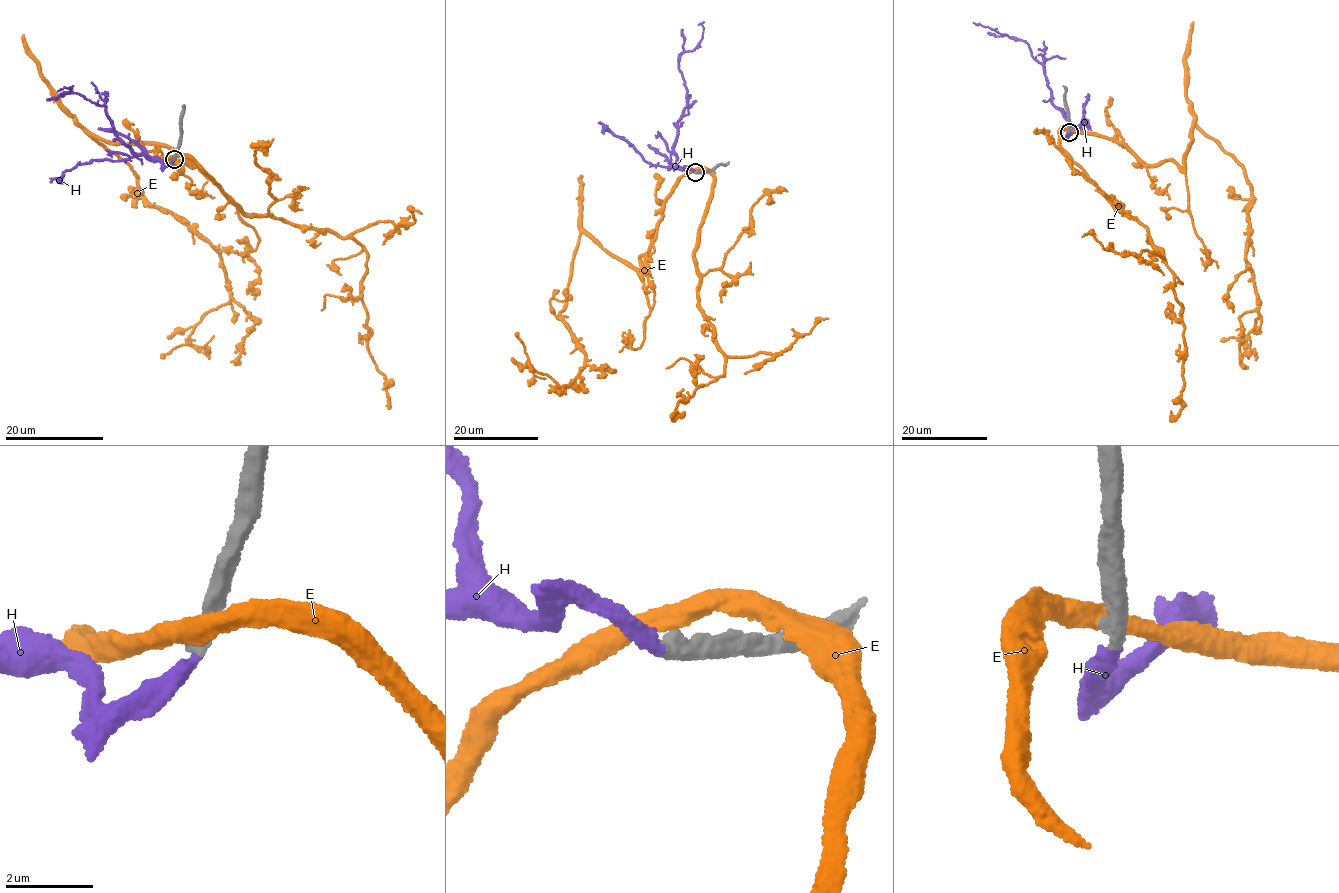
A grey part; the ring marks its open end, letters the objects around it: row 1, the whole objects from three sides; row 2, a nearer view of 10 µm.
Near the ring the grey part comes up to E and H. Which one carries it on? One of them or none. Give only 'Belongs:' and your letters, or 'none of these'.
Belongs: H

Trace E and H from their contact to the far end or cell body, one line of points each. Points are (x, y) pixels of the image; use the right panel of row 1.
E: (1068, 130), (1182, 170), (1194, 126), (1241, 164), (1252, 201), (1246, 260), (1261, 316), (1246, 337), (1222, 339)
H: (1069, 133), (1074, 131), (1054, 106), (1042, 65), (1033, 59), (1027, 43), (973, 22)

